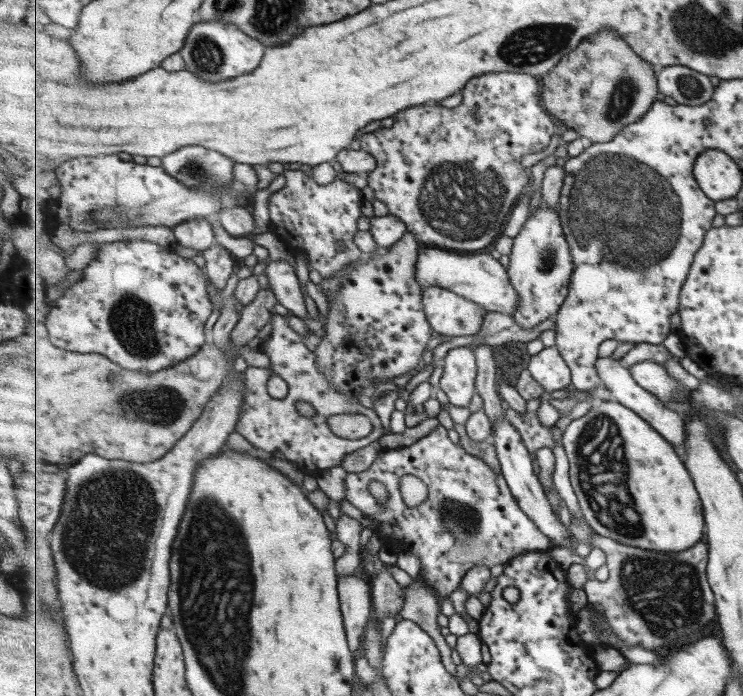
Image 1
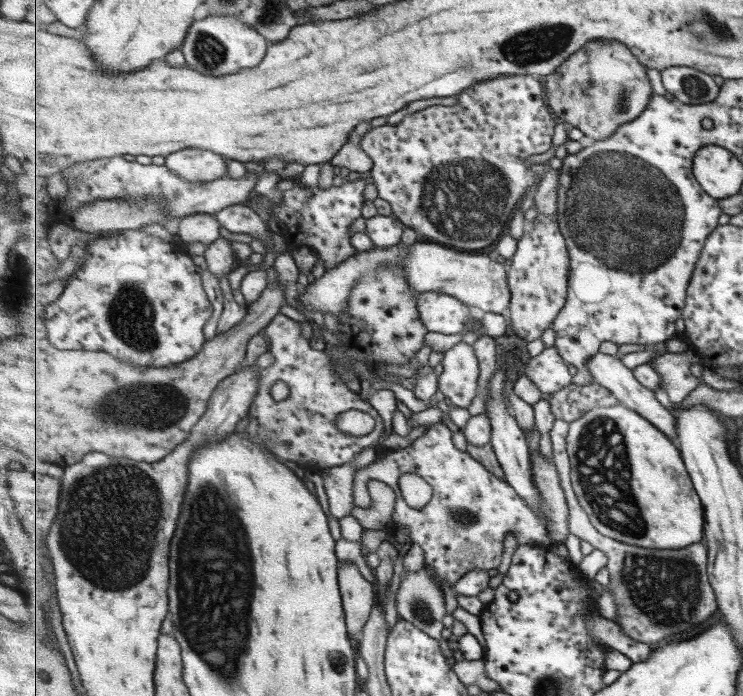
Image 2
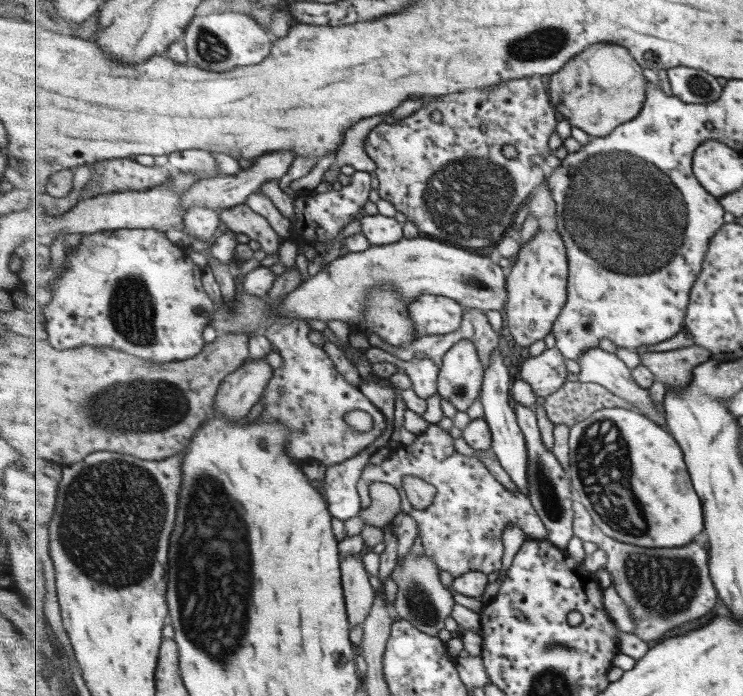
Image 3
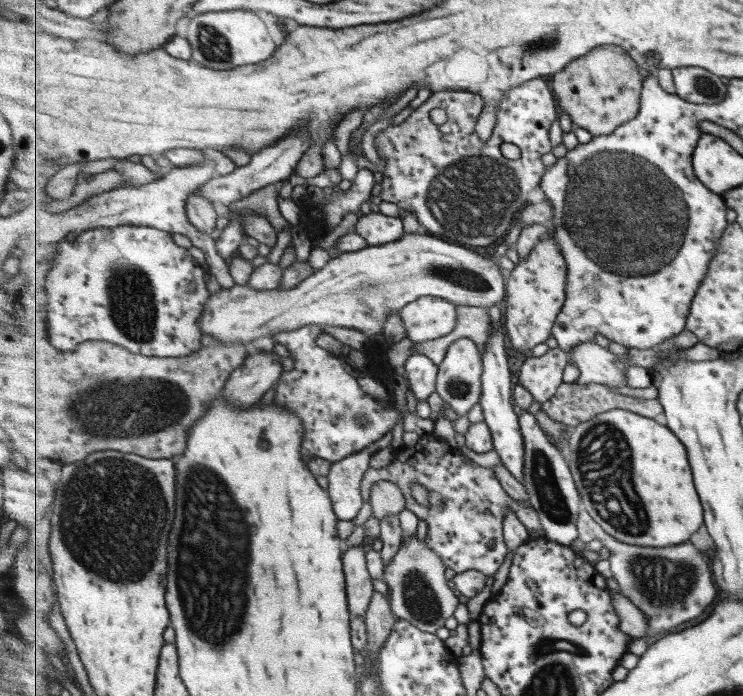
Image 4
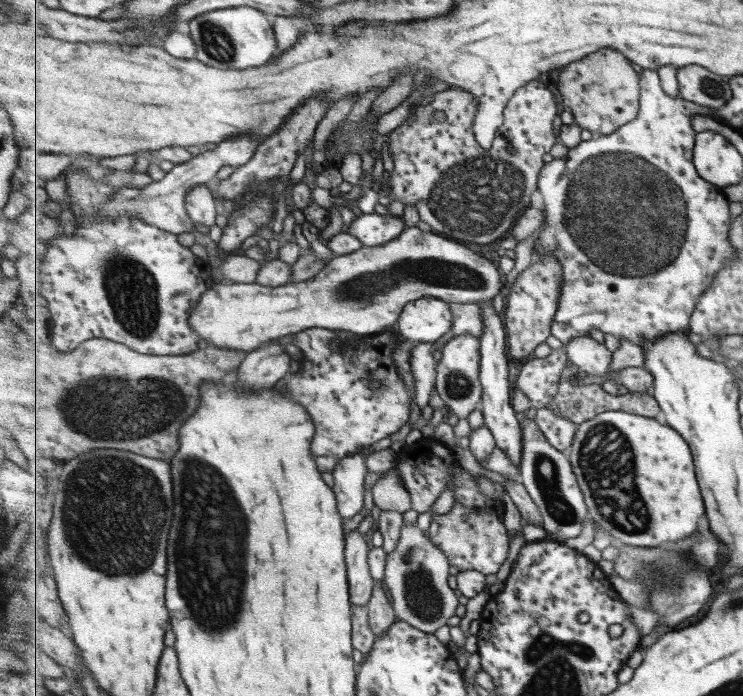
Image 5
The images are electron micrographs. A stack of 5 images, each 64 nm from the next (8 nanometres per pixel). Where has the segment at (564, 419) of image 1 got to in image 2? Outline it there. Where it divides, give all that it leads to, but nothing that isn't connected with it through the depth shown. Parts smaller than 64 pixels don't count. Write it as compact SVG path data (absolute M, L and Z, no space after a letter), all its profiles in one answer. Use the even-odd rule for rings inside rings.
M555 419L549 433L553 444L554 464L559 470L561 484L571 510L568 520L569 533L579 540L593 544L596 549L603 550L607 557L605 567L609 583L602 587L596 581L589 580L589 598L597 601L603 596L603 592L609 592L617 604L617 623L623 633L637 642L644 642L651 649L669 644L675 640L677 634L683 635L684 632L701 626L719 610L716 592L708 574L708 546L704 541L681 550L657 550L619 542L601 534L589 520L587 512L581 508L571 484L571 462L567 451L569 427L567 421Z

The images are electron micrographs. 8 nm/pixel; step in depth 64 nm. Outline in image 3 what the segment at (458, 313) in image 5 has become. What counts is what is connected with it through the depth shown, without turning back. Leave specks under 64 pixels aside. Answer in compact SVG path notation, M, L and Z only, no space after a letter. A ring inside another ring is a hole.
M467 307L464 315L464 322L461 324L461 329L453 332L452 334L445 334L441 336L433 334L432 336L426 336L425 338L418 339L414 344L408 344L406 347L402 348L389 345L388 343L382 341L377 335L369 336L367 337L367 340L370 347L383 350L388 354L399 358L400 360L411 361L412 359L415 359L415 353L420 351L421 353L425 353L429 359L433 360L433 362L441 368L445 354L449 350L452 350L455 344L468 339L476 344L476 350L480 356L481 363L483 363L484 368L487 369L491 367L492 355L500 346L500 338L501 334L493 331L493 328L489 325L489 319L487 319L487 316L485 316L483 312L480 312L480 309Z

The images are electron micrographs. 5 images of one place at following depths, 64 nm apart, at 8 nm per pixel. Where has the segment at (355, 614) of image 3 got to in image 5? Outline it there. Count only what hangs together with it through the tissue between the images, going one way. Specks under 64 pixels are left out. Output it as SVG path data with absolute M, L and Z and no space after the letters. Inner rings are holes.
M355 528L346 536L346 562L350 584L350 600L354 606L366 606L373 597L376 579L369 564L369 544Z

